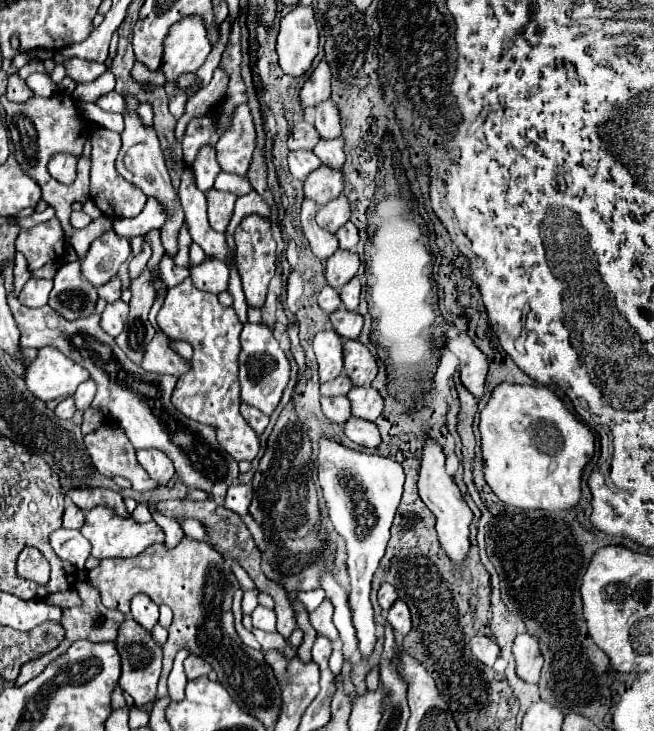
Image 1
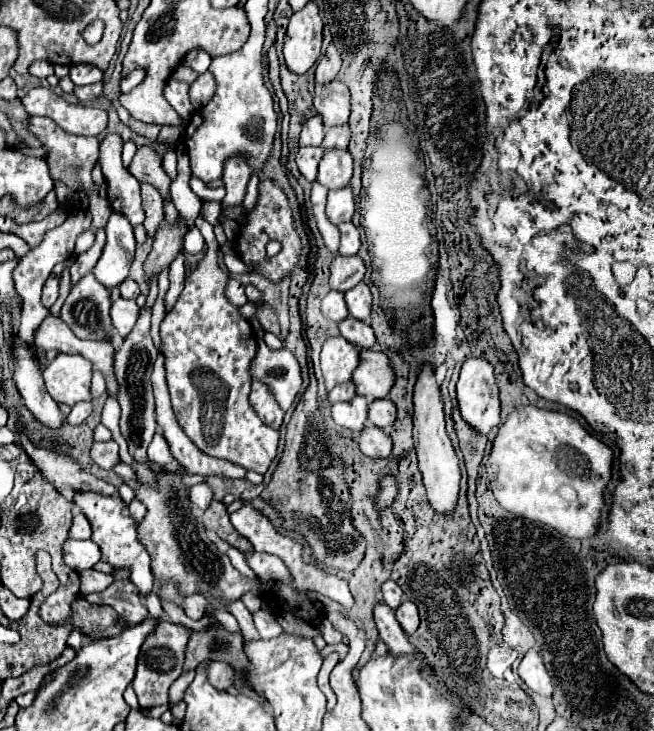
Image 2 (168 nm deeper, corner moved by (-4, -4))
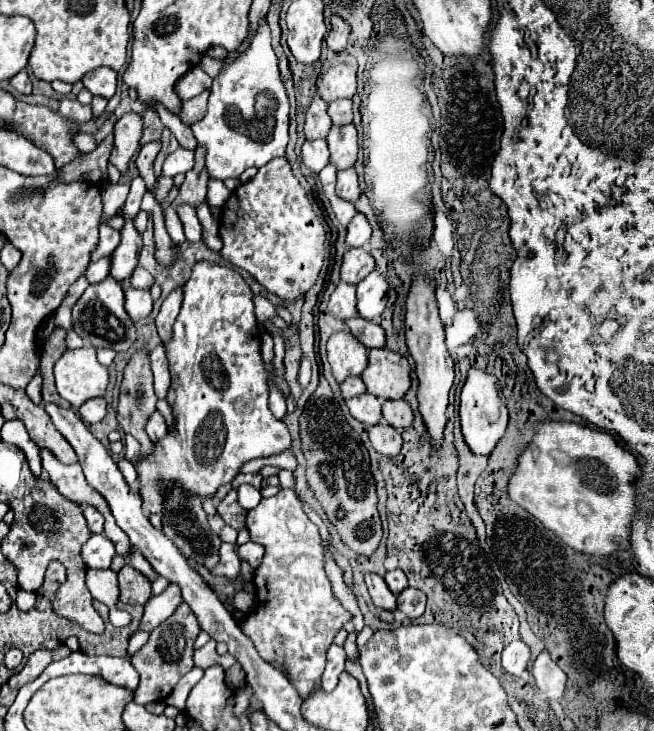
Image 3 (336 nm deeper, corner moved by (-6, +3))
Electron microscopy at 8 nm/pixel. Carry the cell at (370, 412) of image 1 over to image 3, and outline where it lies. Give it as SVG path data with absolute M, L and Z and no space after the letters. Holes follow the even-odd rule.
M386 400L382 404L382 418L396 430L404 430L412 424L412 410L406 400Z

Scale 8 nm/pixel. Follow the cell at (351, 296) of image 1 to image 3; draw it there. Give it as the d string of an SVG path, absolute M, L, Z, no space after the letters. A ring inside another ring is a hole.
M372 272L368 274L368 278L360 280L356 284L358 314L366 320L378 320L378 316L386 306L386 292L388 292L388 282L378 272Z

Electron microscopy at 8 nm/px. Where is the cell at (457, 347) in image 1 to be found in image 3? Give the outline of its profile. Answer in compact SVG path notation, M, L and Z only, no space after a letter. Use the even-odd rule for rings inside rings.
M480 368L468 370L468 378L460 392L460 424L464 440L474 454L488 456L496 446L496 442L504 436L508 424L508 412L498 390L498 378L494 374Z

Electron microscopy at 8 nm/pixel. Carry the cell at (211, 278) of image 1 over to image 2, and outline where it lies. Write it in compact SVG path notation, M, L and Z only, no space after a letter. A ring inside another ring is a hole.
M230 279L228 281L228 287L226 287L226 297L232 301L232 305L236 307L242 307L248 303L248 297L244 293L244 285L238 283L236 279Z

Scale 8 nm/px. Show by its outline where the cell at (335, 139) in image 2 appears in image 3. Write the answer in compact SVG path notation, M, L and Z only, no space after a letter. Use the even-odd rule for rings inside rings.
M336 100L328 104L328 114L332 118L332 124L346 126L352 124L352 100Z

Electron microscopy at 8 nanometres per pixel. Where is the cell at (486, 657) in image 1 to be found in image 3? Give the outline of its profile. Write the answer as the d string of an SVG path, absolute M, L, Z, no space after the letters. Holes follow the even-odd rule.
M514 640L502 650L502 668L508 674L520 676L528 668L528 662L530 662L530 650L522 640Z

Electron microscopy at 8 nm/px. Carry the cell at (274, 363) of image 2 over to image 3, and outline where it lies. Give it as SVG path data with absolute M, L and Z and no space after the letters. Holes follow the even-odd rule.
M302 358L300 360L300 366L298 366L298 384L302 386L302 388L306 388L308 386L308 382L310 382L310 362L306 360L306 358Z

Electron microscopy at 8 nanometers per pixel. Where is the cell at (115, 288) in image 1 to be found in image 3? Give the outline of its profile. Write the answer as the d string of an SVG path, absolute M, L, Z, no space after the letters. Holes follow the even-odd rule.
M136 266L136 270L134 270L134 274L132 274L130 282L132 282L132 286L134 286L134 288L150 290L150 286L154 284L154 278L152 278L152 274L150 274L148 270L144 270L142 266Z

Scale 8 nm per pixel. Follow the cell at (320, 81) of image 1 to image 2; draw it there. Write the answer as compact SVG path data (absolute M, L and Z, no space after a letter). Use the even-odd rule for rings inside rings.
M330 43L328 49L326 49L326 55L318 61L318 67L316 67L316 85L320 87L322 83L332 81L332 79L338 75L340 65L342 65L340 51L336 49L336 45Z

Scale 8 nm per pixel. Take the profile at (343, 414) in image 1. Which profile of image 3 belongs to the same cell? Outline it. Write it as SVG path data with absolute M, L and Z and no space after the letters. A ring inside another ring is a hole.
M368 392L346 400L346 404L348 404L350 414L356 420L360 420L362 424L366 424L366 426L374 426L374 424L378 424L382 420L382 414L380 414L382 400L378 400L376 396L372 396Z

